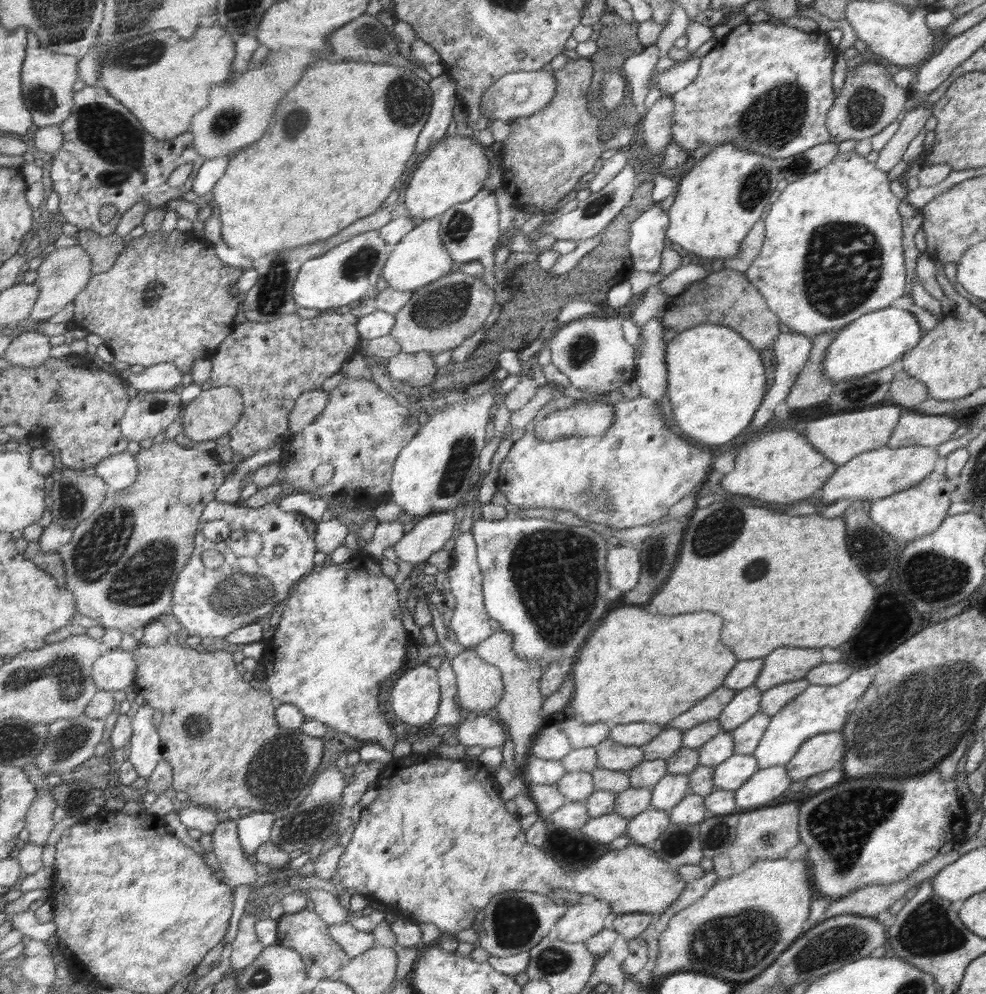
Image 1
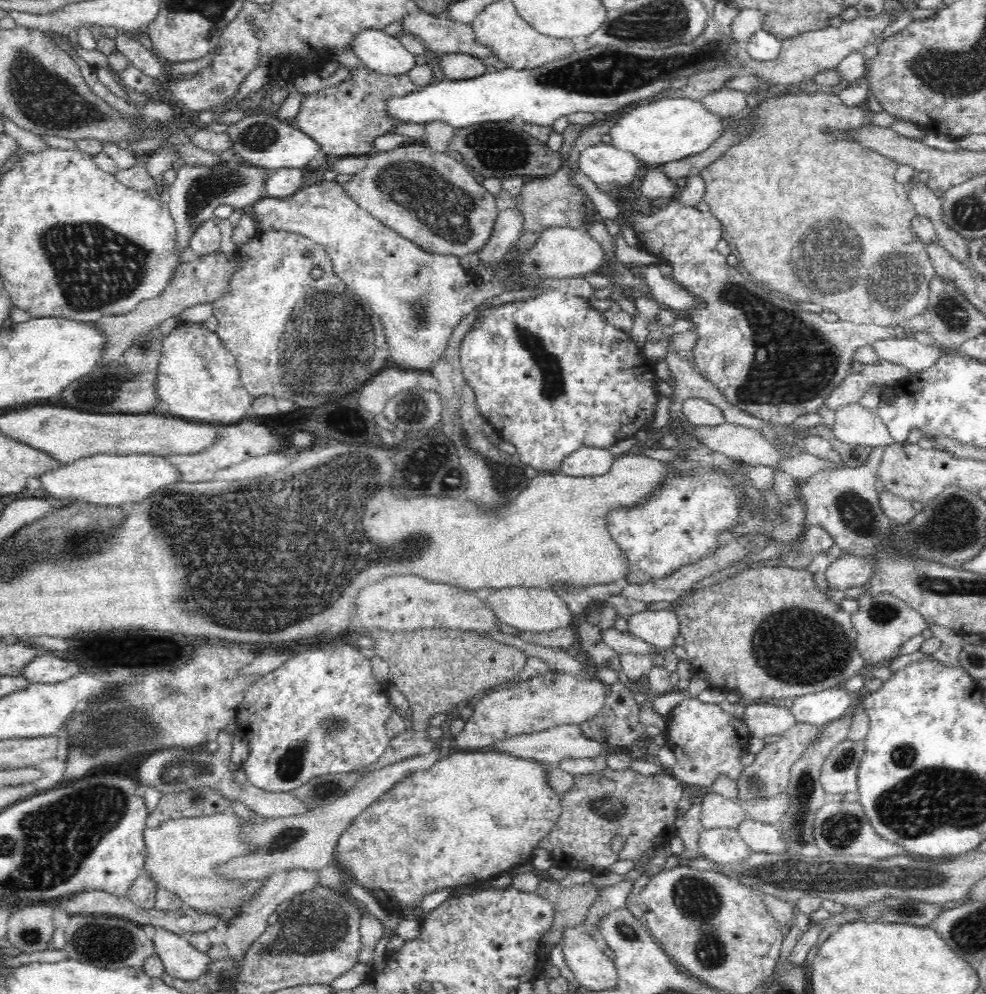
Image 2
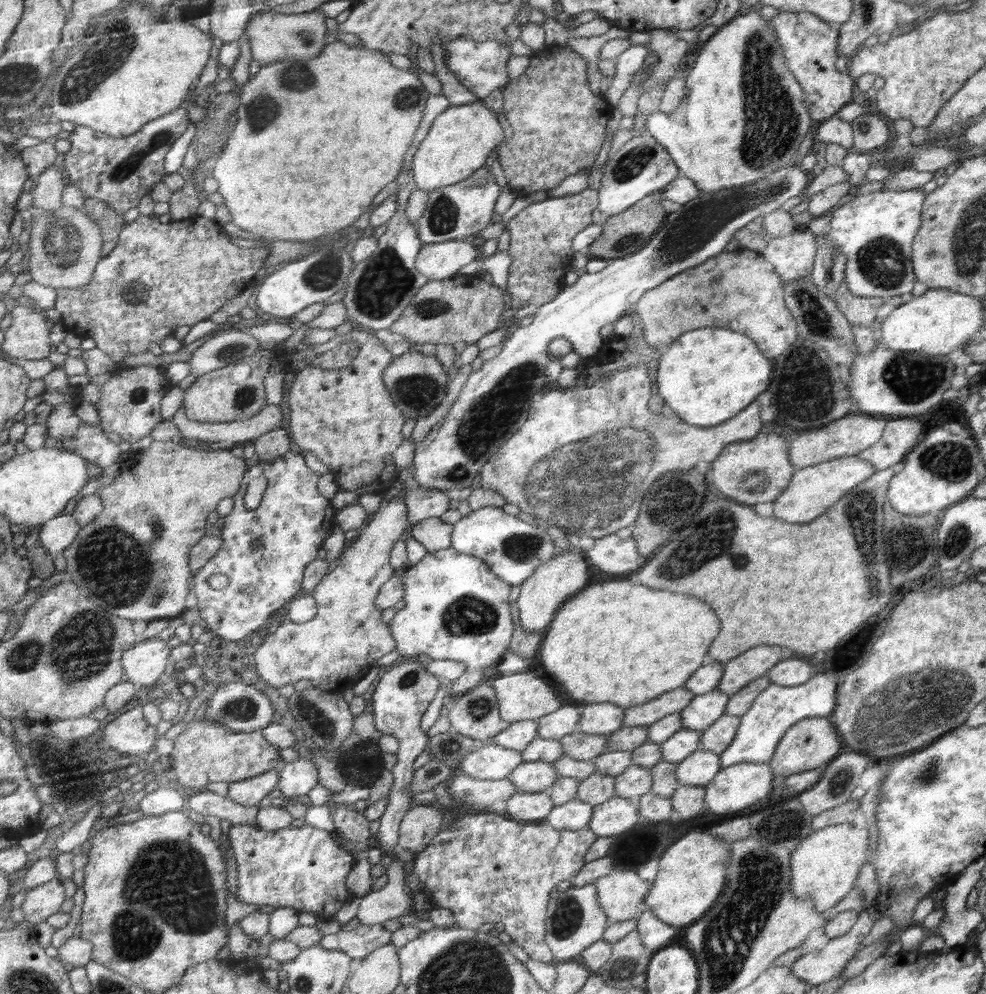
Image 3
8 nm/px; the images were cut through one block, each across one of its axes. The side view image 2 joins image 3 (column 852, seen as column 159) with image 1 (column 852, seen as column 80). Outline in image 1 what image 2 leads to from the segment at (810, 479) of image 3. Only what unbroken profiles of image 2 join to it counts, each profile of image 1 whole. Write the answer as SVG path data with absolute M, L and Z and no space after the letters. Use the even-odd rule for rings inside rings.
M908 446L872 449L858 456L850 462L839 465L838 470L822 488L820 502L825 505L836 503L841 499L858 501L876 501L903 492L916 484L922 483L934 471L936 460L940 458L938 447Z

